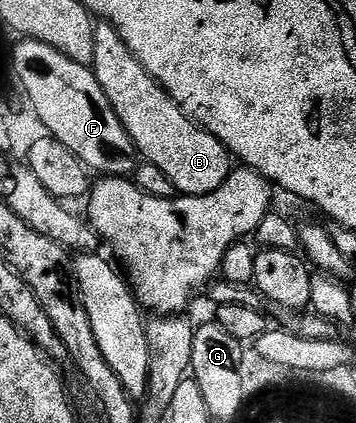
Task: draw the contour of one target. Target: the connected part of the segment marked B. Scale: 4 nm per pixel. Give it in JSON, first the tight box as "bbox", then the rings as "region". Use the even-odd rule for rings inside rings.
{"bbox":[94,22,232,195],"region":[[[95,22],[94,40],[94,76],[96,81],[100,81],[104,97],[108,97],[114,106],[116,117],[120,117],[139,156],[145,162],[160,168],[167,175],[168,181],[172,181],[175,192],[207,195],[220,189],[232,170],[232,156],[226,146],[182,112],[180,105],[176,105],[176,101],[170,99],[170,94],[143,69],[140,61],[136,61],[112,24]]]}

